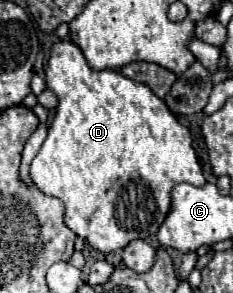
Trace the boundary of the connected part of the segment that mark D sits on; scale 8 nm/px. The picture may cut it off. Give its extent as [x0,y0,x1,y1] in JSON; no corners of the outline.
[31,39,205,253]

